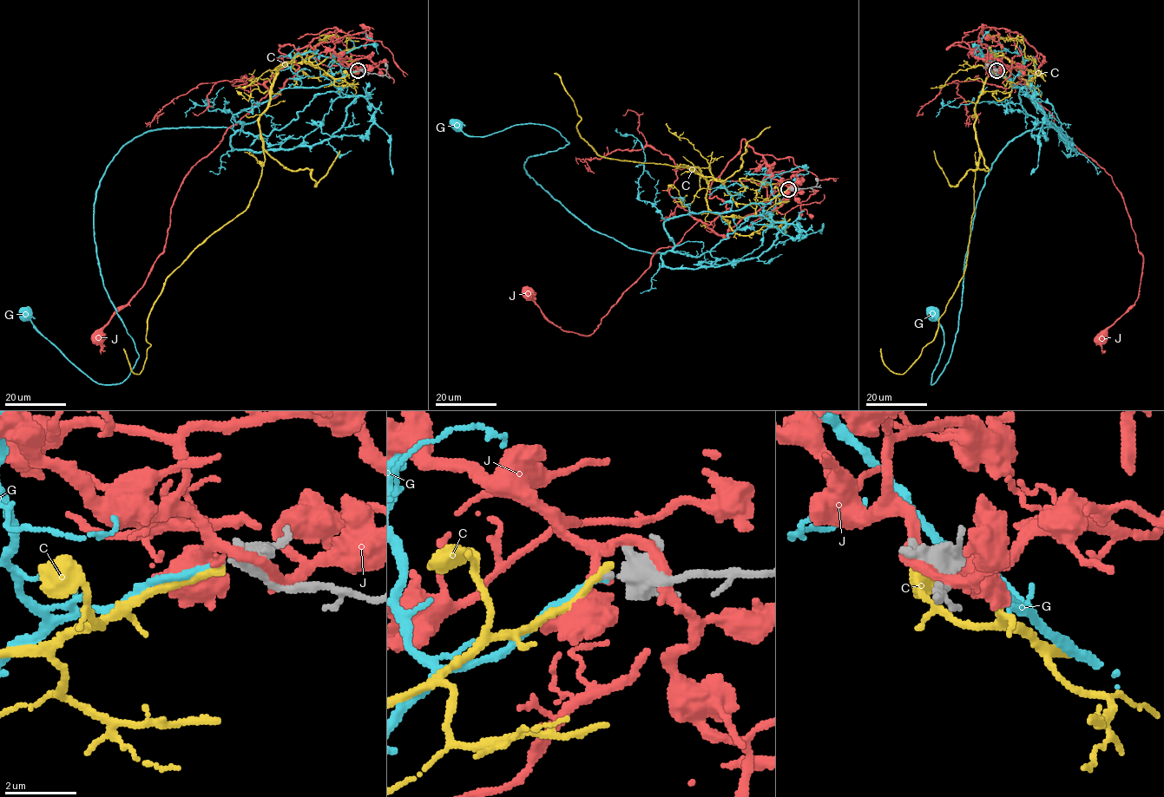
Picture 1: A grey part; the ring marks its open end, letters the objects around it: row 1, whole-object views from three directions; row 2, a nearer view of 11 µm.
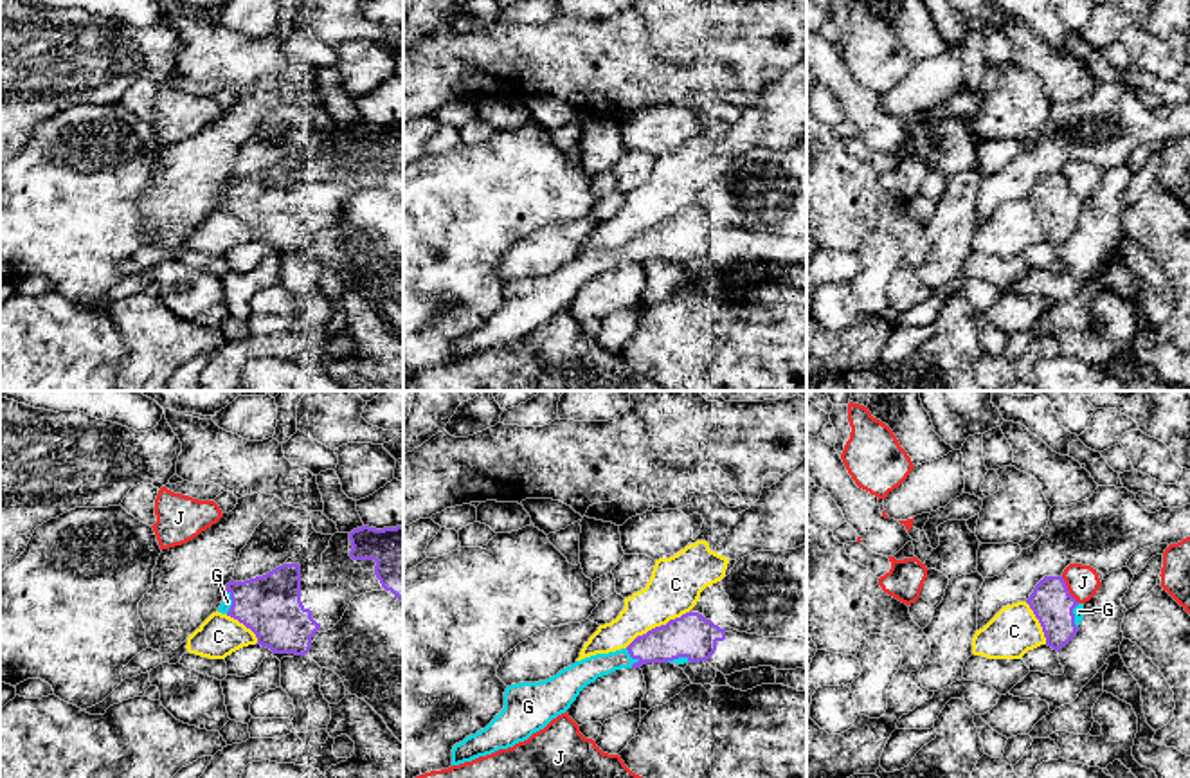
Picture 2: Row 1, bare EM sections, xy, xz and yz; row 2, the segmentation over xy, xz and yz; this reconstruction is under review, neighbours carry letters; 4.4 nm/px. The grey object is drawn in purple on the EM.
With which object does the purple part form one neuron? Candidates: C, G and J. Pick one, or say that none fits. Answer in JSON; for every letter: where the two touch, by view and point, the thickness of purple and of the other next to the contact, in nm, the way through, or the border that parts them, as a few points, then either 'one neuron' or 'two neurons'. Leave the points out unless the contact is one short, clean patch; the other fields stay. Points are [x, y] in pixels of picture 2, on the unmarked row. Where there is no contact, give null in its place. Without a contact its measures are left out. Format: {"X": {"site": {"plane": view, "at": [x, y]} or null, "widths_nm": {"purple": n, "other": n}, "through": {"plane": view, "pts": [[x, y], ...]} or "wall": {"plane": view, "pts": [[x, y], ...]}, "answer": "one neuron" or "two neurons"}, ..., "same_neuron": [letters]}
{"C": {"site": {"plane": "xz", "at": [658, 224]}, "widths_nm": {"purple": 200, "other": 240}, "wall": {"plane": "xz", "pts": [[690, 206], [638, 231], [625, 244]]}, "answer": "two neurons"}, "G": {"site": {"plane": "xz", "at": [631, 253]}, "widths_nm": {"purple": 180, "other": 120}, "through": {"plane": "xz", "pts": [[683, 233], [631, 253], [584, 269]]}, "answer": "one neuron"}, "J": {"site": {"plane": "yz", "at": [1066, 186]}, "widths_nm": {"purple": 190, "other": 150}, "wall": {"plane": "yz", "pts": [[1061, 173], [1066, 186], [1079, 199]]}, "answer": "two neurons"}, "same_neuron": ["G"]}

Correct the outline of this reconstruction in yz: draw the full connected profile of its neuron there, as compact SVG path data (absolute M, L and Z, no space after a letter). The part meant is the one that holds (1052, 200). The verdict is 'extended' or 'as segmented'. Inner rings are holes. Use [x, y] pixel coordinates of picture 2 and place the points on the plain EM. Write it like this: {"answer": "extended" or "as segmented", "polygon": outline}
{"answer": "extended", "polygon": "M1044 173L1026 200L1042 223L1046 241L1053 247L1059 249L1077 232L1084 200L1069 191L1062 173Z"}

